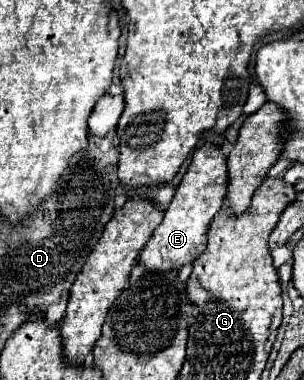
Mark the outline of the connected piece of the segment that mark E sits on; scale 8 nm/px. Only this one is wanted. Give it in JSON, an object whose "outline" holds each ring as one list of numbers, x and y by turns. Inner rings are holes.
{"outline":[[205,143,203,147,195,149,191,165,187,167,181,183,177,185,175,197,167,207,161,225,153,231,151,239,147,241,139,255,139,265,143,265,145,271,169,273,181,269,187,263,193,263,205,249,207,225,221,209,225,193,227,193,225,155,221,153,219,147]]}

